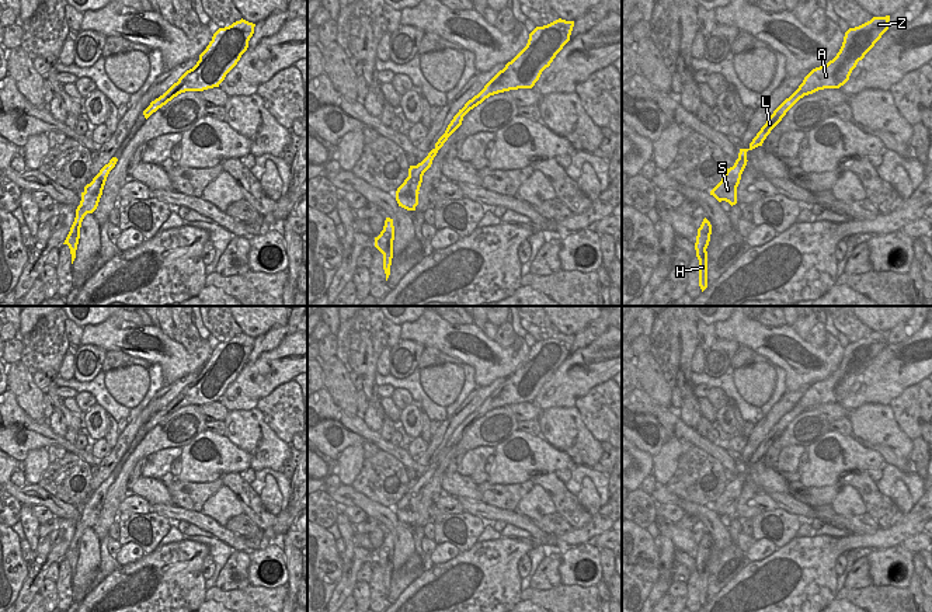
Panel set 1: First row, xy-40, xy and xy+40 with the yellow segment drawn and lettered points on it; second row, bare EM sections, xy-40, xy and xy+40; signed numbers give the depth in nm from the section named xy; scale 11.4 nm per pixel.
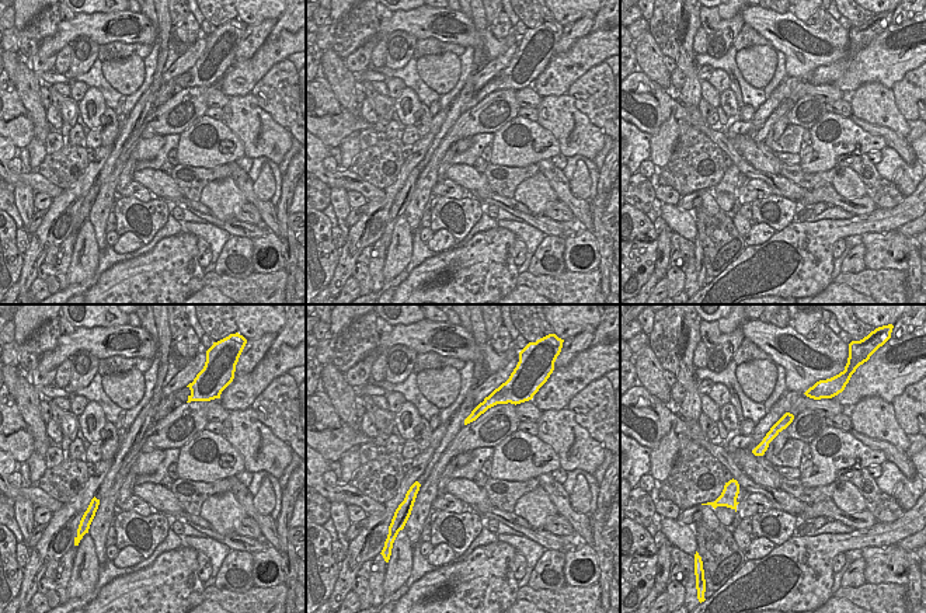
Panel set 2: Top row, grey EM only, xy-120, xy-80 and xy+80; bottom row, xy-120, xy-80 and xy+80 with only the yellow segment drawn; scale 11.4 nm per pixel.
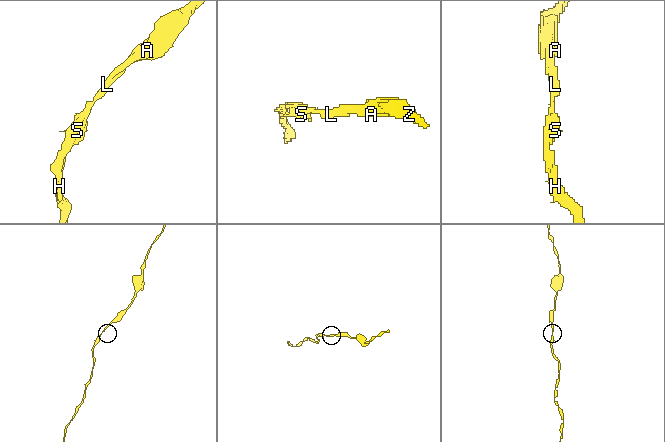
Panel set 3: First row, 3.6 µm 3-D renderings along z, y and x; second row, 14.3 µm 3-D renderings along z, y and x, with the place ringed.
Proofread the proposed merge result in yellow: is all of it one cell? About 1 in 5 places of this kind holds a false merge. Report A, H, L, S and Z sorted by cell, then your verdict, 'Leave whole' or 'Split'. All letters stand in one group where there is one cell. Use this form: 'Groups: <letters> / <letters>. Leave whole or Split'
Groups: A H L S Z. Leave whole

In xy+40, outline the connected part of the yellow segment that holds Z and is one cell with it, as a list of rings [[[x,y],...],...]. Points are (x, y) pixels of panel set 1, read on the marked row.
[[[890,15],[873,17],[870,21],[849,28],[845,32],[842,46],[837,56],[827,65],[813,69],[799,86],[768,118],[748,149],[740,149],[734,166],[727,168],[721,181],[710,191],[719,202],[726,201],[731,206],[737,204],[737,187],[747,166],[747,152],[762,146],[771,131],[782,121],[786,112],[804,95],[824,88],[839,88],[844,86],[856,67],[858,62],[874,46],[881,35],[888,29]]]

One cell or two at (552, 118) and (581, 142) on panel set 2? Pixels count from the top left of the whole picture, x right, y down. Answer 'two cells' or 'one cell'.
one cell

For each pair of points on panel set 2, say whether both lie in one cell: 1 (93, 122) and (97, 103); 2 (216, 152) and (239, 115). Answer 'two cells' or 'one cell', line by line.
1: one cell
2: two cells

